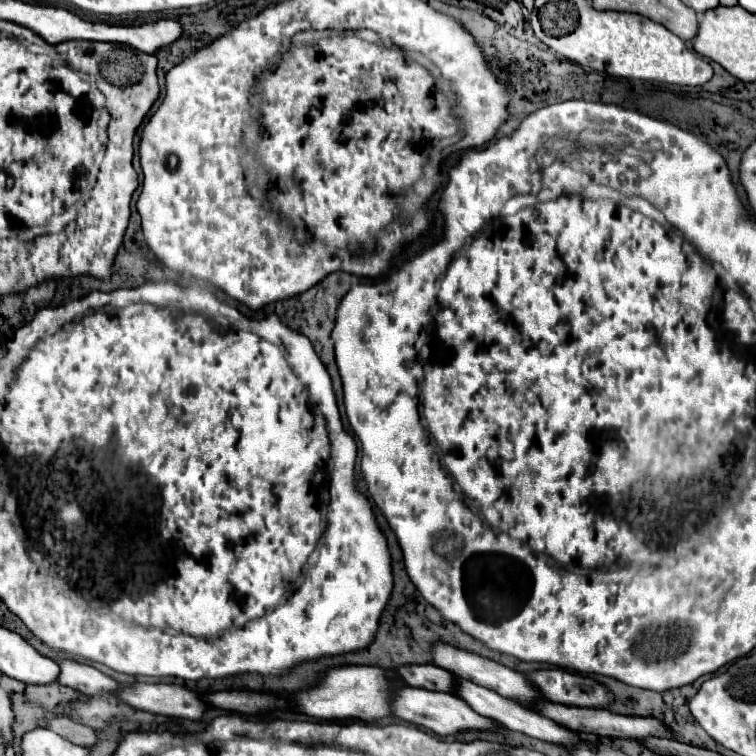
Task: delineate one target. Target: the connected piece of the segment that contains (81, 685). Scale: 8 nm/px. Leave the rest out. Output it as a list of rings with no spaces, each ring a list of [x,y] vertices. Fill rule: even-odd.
[[[56,660],[56,664],[60,666],[60,674],[58,674],[58,684],[62,686],[70,686],[82,694],[100,694],[100,692],[110,692],[114,694],[120,684],[112,678],[108,678],[106,674],[102,674],[100,670],[88,666],[88,664],[80,664],[74,660]]]

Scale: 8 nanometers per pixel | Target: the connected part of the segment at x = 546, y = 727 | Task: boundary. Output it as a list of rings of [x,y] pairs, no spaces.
[[[456,678],[456,684],[454,684],[454,696],[458,696],[460,700],[464,700],[474,712],[486,716],[486,718],[492,718],[504,726],[508,726],[510,730],[516,730],[516,732],[522,732],[522,734],[530,734],[532,738],[540,738],[544,742],[556,742],[556,744],[562,744],[562,746],[568,746],[568,744],[576,744],[580,742],[580,738],[576,736],[576,732],[568,730],[568,728],[562,728],[560,724],[548,720],[548,718],[540,718],[536,712],[532,710],[526,710],[524,706],[508,700],[508,698],[502,698],[500,694],[488,690],[488,688],[482,688],[470,680],[464,680],[464,678]]]

